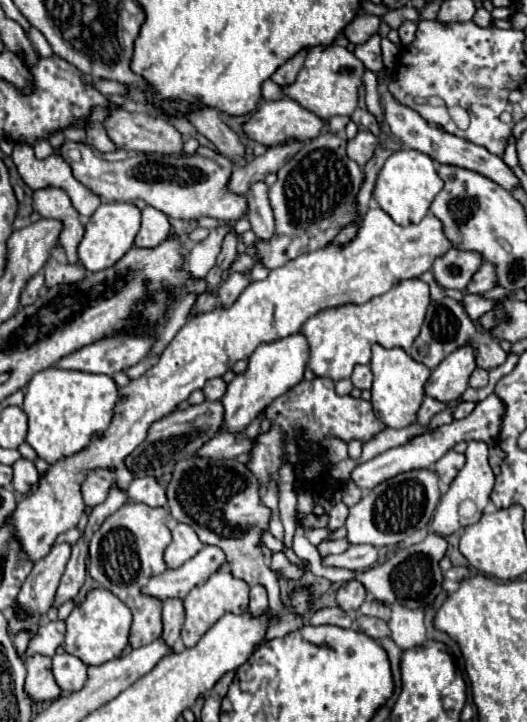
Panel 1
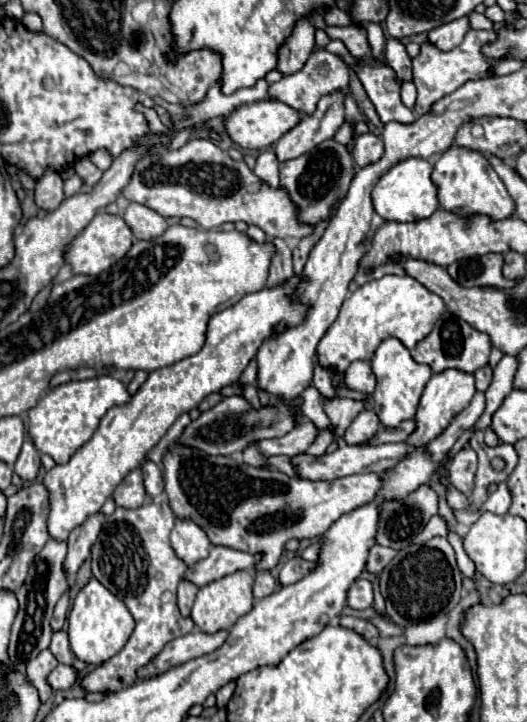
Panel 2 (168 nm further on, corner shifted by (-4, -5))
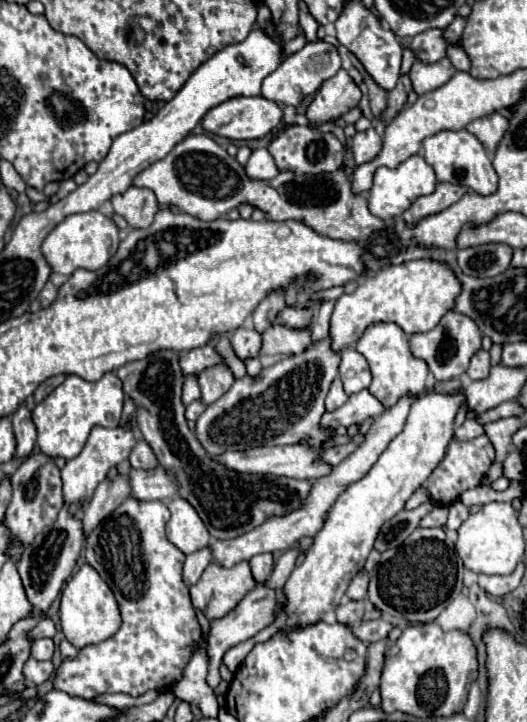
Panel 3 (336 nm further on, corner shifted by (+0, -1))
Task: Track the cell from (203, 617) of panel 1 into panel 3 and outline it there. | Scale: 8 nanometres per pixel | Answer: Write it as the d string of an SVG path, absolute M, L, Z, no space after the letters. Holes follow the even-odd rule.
M246 560L232 568L210 562L200 580L190 588L190 596L194 608L200 608L208 620L216 620L236 608L252 588L256 588L256 580Z

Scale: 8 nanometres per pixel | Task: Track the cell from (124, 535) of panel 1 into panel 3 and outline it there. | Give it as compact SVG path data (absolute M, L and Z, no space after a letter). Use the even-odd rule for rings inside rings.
M128 498L124 500L122 506L118 506L106 520L102 520L88 534L86 560L114 592L118 608L120 608L122 624L120 624L120 630L112 638L100 644L84 646L78 650L74 658L62 660L54 676L56 690L62 690L70 696L78 696L86 700L98 694L106 694L106 692L122 692L122 694L130 694L138 698L152 688L170 690L172 684L176 684L182 678L184 668L188 666L190 658L194 656L200 644L202 632L200 632L200 624L196 620L192 602L190 602L188 586L182 580L182 566L184 566L186 556L166 538L168 520L170 520L170 510L164 502Z

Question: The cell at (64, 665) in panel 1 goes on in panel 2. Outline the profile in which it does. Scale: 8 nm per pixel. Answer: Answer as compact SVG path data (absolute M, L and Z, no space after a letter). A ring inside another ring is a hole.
M58 664L50 676L48 676L48 684L58 692L58 690L70 690L78 680L78 672L74 666L68 664Z

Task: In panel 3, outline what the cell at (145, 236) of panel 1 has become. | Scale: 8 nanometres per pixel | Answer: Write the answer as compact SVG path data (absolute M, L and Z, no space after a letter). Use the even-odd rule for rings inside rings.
M130 186L126 192L112 196L110 202L114 206L114 212L126 218L130 228L148 228L160 210L154 192L138 186Z

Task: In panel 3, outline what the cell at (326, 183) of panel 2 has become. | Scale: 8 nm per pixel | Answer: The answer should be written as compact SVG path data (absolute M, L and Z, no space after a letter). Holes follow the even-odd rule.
M292 126L280 138L270 142L270 154L278 166L278 170L290 170L296 174L320 174L334 172L344 162L344 152L340 140L332 132L318 132L308 126Z

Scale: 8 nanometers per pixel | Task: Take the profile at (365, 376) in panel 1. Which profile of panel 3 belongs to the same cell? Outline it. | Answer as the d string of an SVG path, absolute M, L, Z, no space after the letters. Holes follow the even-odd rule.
M346 348L342 352L342 364L340 364L340 380L344 384L346 394L360 392L370 386L370 368L364 356L356 352L354 348Z

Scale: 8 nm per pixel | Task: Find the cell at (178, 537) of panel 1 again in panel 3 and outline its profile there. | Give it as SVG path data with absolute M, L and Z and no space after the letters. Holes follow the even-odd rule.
M178 496L168 502L168 510L172 512L172 518L166 526L166 532L174 546L178 546L184 554L192 554L210 544L210 534L188 500Z

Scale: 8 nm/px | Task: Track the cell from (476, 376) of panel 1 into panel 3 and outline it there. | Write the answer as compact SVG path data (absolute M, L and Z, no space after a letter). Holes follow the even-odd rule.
M478 350L478 352L472 356L470 368L468 368L466 374L468 374L472 380L482 380L482 378L488 376L488 372L490 372L490 356L488 356L486 350Z

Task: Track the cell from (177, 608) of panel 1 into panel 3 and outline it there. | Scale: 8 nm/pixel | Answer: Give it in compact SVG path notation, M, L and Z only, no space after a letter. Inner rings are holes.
M204 546L202 550L198 552L192 552L186 556L186 562L184 562L184 582L188 586L196 584L196 580L202 576L204 568L212 562L212 550L208 546Z

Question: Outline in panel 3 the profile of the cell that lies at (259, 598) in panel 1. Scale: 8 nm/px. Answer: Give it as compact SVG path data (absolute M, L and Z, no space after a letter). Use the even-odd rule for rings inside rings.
M272 554L254 556L254 558L250 560L250 566L252 566L252 574L254 574L256 582L266 582L266 580L268 580L268 576L272 574L272 568L274 568Z

